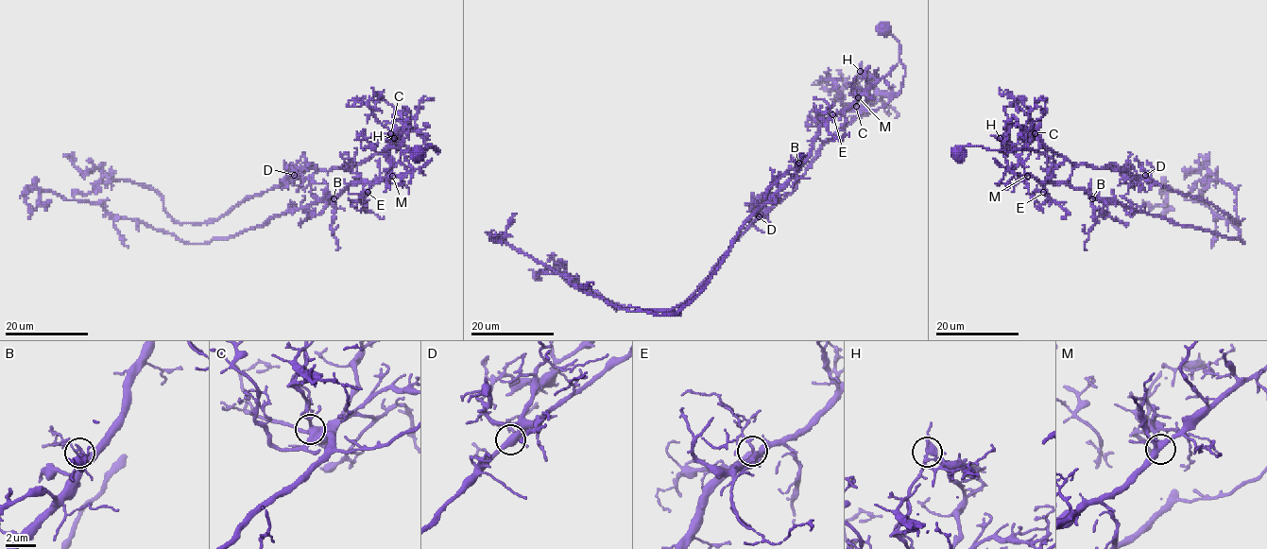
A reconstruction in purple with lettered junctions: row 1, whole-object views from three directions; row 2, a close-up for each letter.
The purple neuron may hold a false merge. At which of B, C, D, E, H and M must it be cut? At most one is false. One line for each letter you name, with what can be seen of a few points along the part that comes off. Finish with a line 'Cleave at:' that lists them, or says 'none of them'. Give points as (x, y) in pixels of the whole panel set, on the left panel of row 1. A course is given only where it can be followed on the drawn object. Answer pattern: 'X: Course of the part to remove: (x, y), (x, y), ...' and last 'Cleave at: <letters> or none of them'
H: Course of the part to remove: (395, 138), (391, 172), (378, 181), (227, 238), (189, 243), (28, 189), (30, 219)
Cleave at: H

